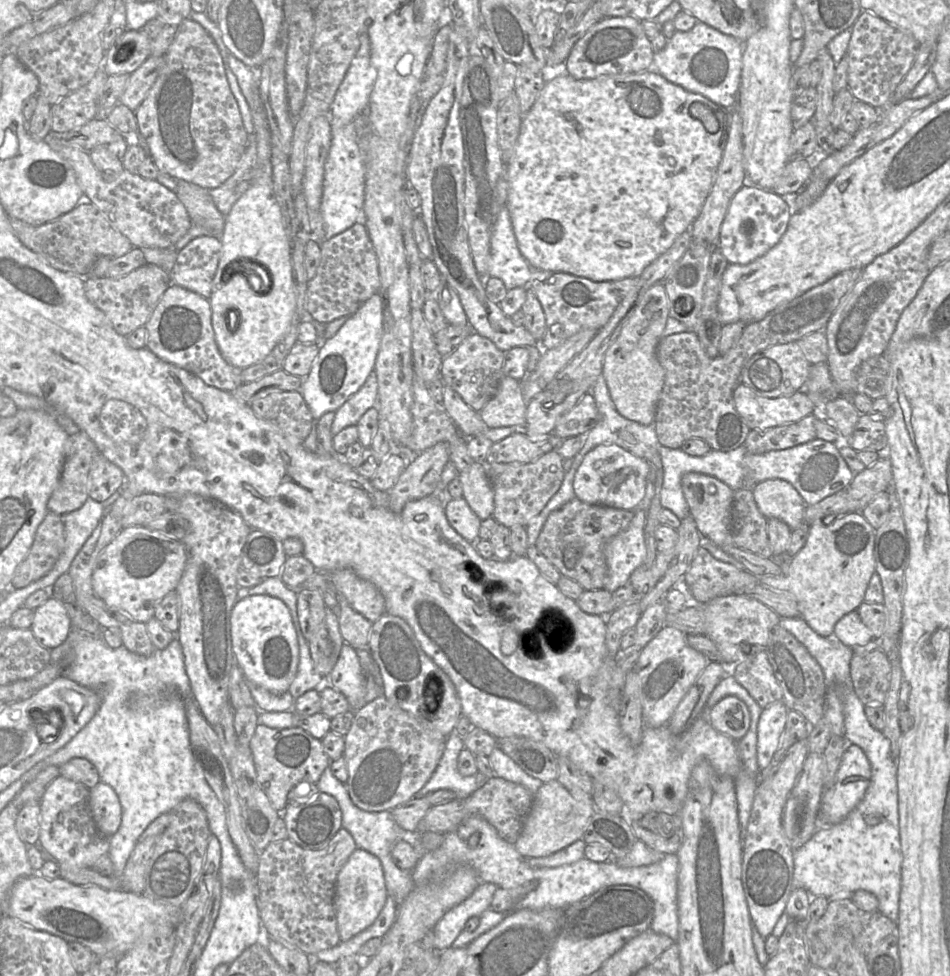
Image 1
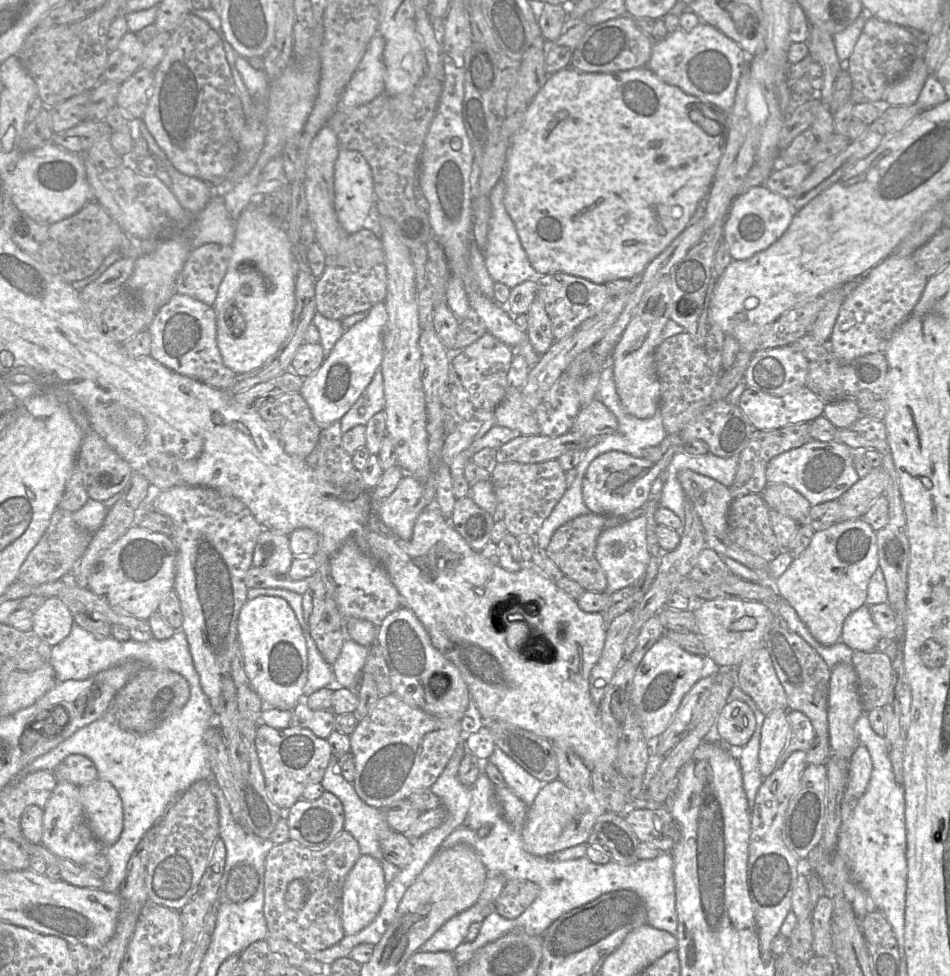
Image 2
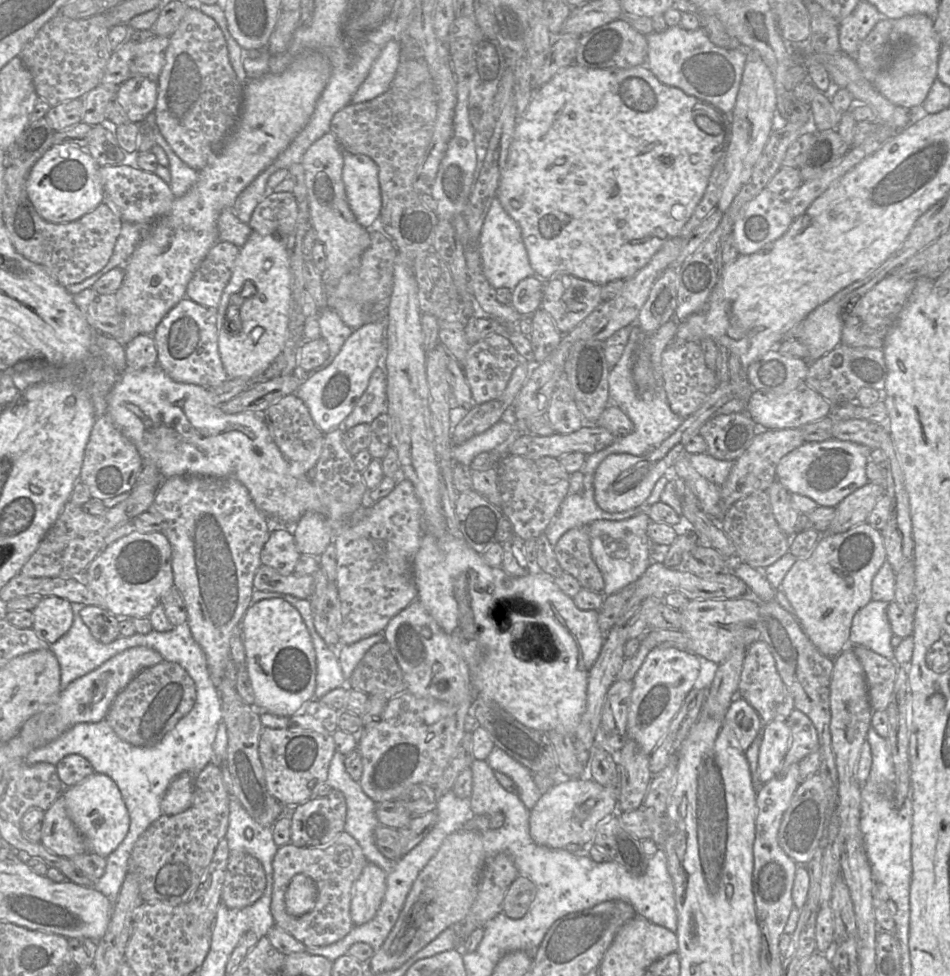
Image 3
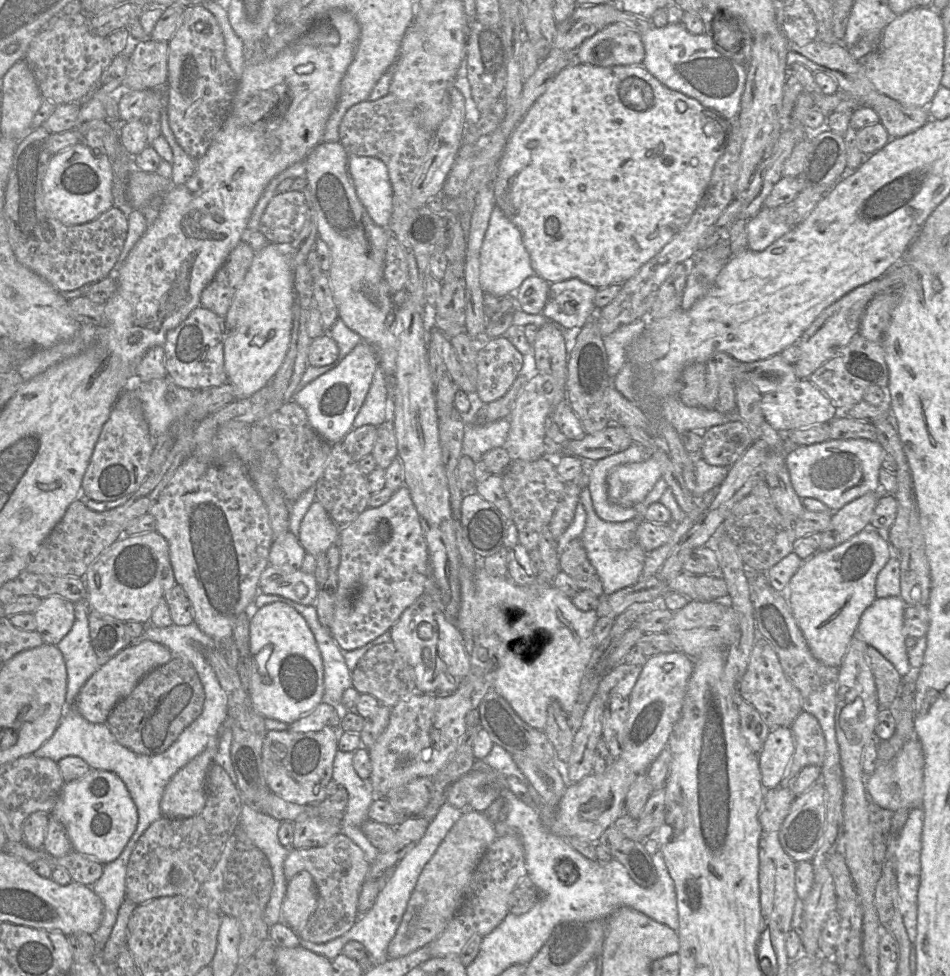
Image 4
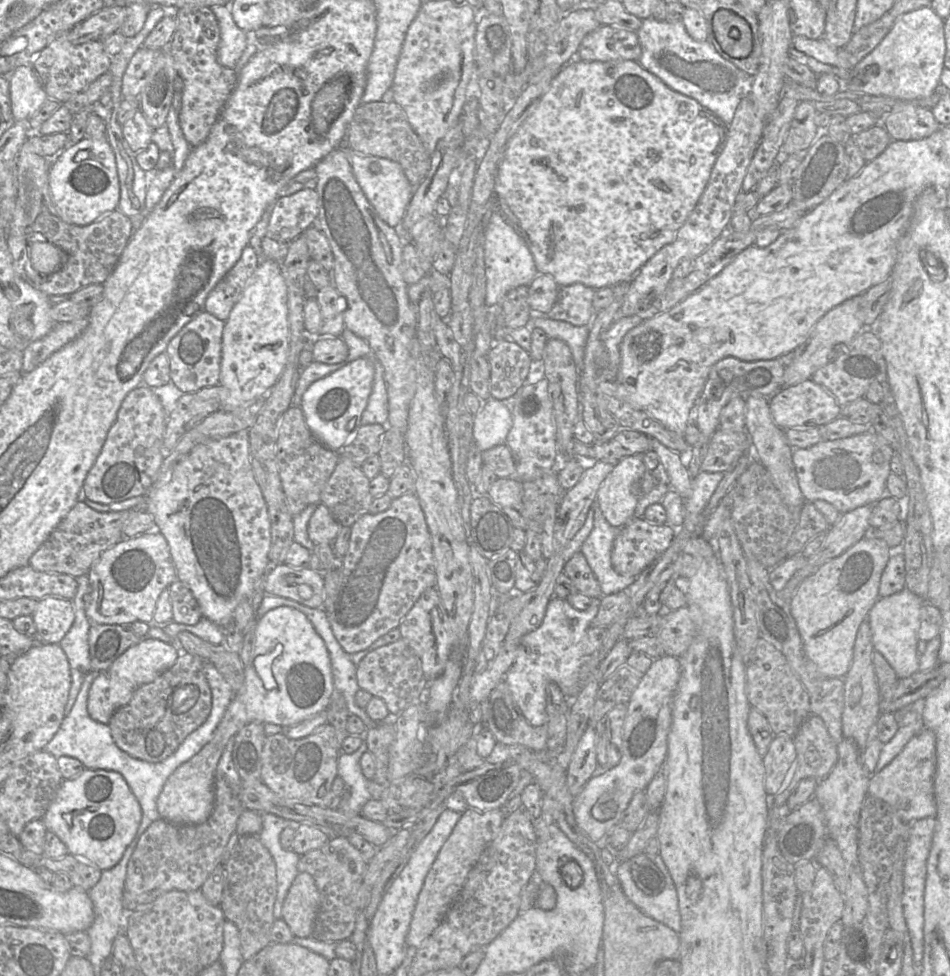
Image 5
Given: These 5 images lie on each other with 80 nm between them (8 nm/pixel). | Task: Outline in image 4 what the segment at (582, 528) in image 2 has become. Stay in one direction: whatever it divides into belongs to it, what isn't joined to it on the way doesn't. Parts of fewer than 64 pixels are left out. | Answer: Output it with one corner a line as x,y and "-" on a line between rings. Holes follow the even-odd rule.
581,537
568,543
559,555
560,569
574,579
581,591
603,597
602,582
590,563

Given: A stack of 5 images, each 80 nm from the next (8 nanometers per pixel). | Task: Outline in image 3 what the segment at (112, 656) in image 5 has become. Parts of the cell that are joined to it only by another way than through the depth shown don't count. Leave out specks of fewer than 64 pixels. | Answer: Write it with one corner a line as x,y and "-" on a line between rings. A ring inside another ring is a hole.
87,605
76,611
81,616
91,635
103,644
108,644
120,637
119,618
101,606

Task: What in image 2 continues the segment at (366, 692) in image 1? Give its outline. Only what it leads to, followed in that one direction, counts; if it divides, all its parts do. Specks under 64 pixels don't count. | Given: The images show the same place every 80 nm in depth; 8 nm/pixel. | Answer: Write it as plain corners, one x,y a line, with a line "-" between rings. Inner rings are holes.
346,638
338,658
332,665
334,684
357,691
368,651
369,647

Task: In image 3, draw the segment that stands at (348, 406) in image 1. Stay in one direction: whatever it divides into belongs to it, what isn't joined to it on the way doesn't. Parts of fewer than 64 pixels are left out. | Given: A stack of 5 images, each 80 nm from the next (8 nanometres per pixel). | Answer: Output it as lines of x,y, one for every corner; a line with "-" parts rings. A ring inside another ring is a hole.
383,365
373,371
368,387
344,419
342,428
346,431
357,424
370,424
382,413
387,413
386,372

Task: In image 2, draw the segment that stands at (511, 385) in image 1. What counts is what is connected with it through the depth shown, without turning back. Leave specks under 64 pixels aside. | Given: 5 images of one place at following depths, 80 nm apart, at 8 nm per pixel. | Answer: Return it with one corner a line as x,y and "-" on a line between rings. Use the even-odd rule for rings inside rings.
508,386
503,401
494,409
495,424
519,431
522,435
539,435
534,410
524,401
521,389

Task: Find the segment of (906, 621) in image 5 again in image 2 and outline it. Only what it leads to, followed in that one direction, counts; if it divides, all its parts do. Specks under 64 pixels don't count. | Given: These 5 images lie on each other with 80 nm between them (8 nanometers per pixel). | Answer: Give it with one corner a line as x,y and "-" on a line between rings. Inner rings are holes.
862,605
845,619
840,641
853,651
874,651
881,638
871,618
869,606

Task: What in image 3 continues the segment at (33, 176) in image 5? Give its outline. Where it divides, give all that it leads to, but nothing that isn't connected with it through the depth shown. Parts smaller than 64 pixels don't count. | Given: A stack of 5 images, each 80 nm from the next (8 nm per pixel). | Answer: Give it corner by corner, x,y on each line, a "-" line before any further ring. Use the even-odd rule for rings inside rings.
43,117
29,123
8,150
3,178
3,222
15,250
29,261
43,267
60,285
67,287
84,281
107,265
121,232
122,219
115,207
109,207
106,203
99,204
93,211
83,215
78,220
67,223
51,223
37,213
28,198
26,181
36,161
53,145
54,132
46,117

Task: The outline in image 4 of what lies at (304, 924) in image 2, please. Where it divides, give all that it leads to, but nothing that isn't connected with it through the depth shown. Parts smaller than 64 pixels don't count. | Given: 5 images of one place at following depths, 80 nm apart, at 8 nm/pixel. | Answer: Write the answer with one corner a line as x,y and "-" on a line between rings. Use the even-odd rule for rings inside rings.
342,832
335,835
328,843
319,847
293,849
289,848
284,861
284,874
287,881
301,871
307,871
312,876
317,888
317,908
309,918
305,927
297,932
301,940
315,944
323,944
334,940
348,932
358,919
358,898
362,884
365,882
370,863
366,860
362,849

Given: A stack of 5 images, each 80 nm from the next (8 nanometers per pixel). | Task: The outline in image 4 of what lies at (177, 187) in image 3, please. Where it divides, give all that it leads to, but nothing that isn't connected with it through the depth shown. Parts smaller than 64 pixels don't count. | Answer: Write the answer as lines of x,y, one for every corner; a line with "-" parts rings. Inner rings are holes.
165,110
161,112
161,135
167,140
173,153
172,173
170,182
172,186
181,185
186,182
194,173
196,160
191,158
178,145
168,123
168,116

